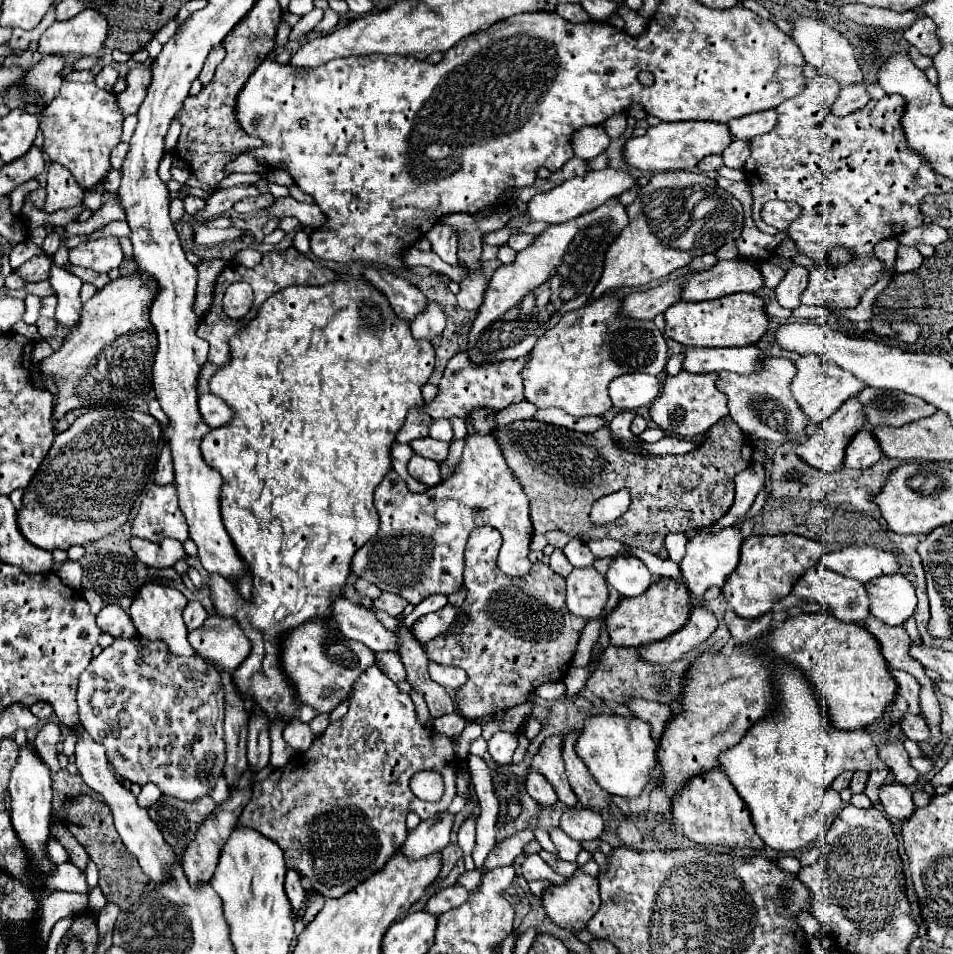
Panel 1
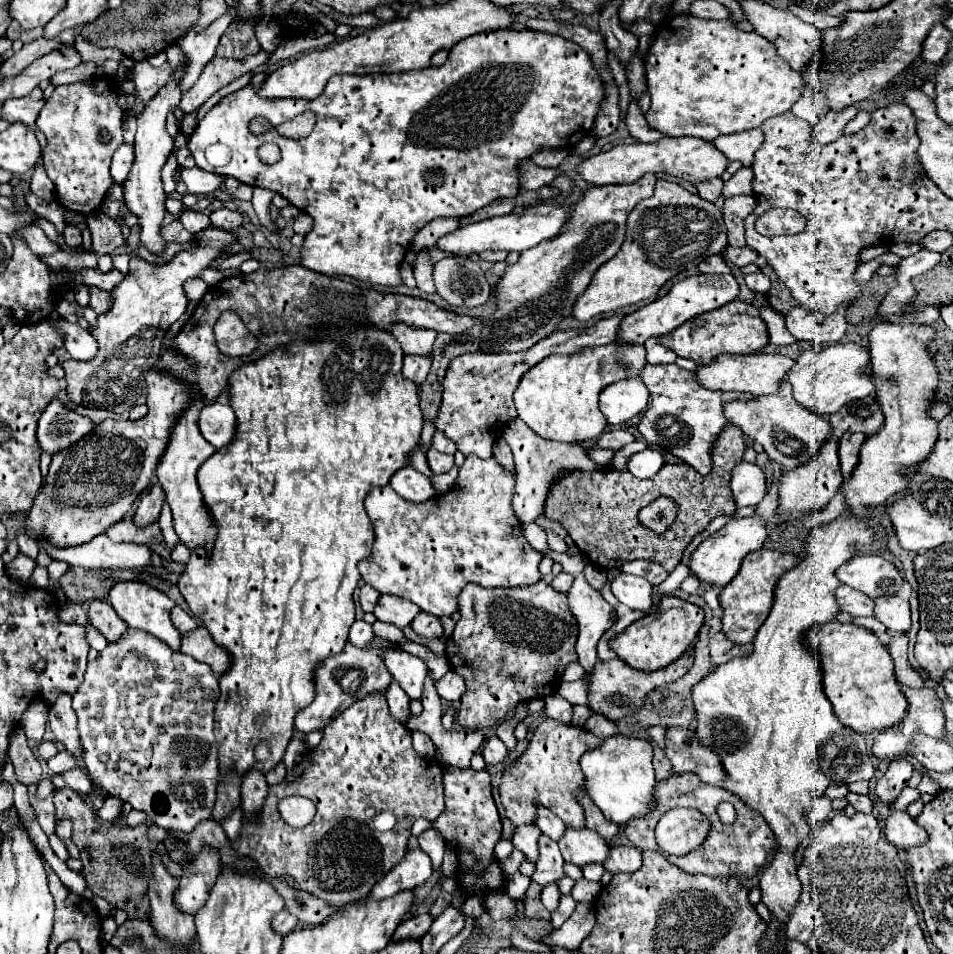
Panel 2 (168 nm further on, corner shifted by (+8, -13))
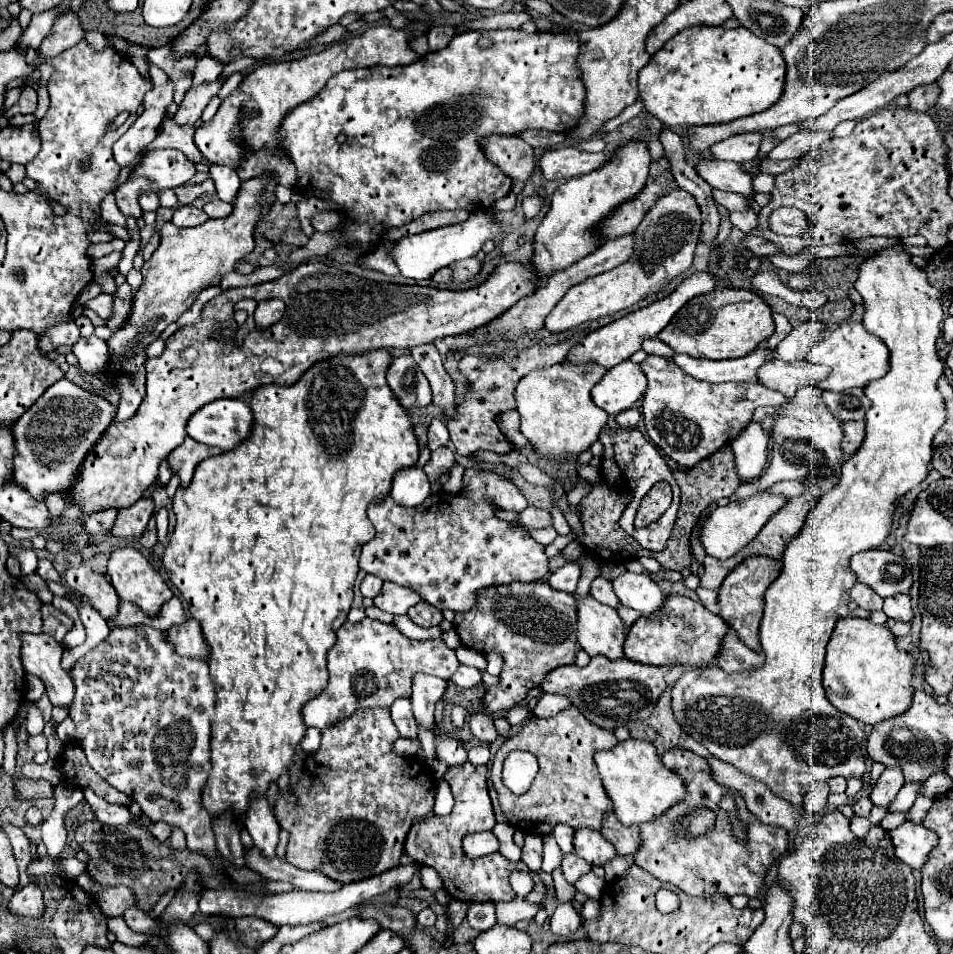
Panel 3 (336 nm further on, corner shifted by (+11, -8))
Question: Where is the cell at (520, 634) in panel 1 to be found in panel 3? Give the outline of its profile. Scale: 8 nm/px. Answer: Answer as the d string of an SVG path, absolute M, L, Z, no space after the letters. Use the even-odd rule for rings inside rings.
M543 581L481 589L475 607L455 613L453 625L463 647L483 655L497 651L503 657L499 685L487 687L481 699L487 713L505 713L519 705L531 687L539 687L549 671L571 665L581 649L577 643L575 597Z

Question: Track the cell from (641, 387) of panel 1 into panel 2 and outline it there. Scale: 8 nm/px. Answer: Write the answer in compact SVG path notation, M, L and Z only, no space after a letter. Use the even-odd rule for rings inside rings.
M640 378L618 380L600 392L600 412L610 424L624 424L648 406L648 388Z

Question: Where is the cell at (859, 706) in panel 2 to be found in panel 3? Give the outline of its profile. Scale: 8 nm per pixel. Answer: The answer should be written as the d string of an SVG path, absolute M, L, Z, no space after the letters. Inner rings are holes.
M843 617L837 619L831 641L827 645L823 687L827 699L841 713L865 725L877 725L893 719L911 707L913 699L913 657L897 649L893 633L885 625L875 625L869 619Z

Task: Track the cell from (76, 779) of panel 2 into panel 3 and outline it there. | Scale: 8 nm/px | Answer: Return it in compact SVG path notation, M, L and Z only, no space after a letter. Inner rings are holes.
M85 789L83 795L85 795L87 803L91 805L97 821L107 823L107 825L125 825L125 823L133 821L133 813L129 811L129 807L107 803L101 797L97 797L95 793L91 793L91 789Z

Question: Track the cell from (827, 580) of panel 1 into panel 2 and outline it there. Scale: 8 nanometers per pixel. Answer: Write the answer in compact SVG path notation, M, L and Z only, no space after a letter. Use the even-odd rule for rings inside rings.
M840 586L836 590L836 600L842 612L850 612L852 616L874 616L874 600L850 586Z

